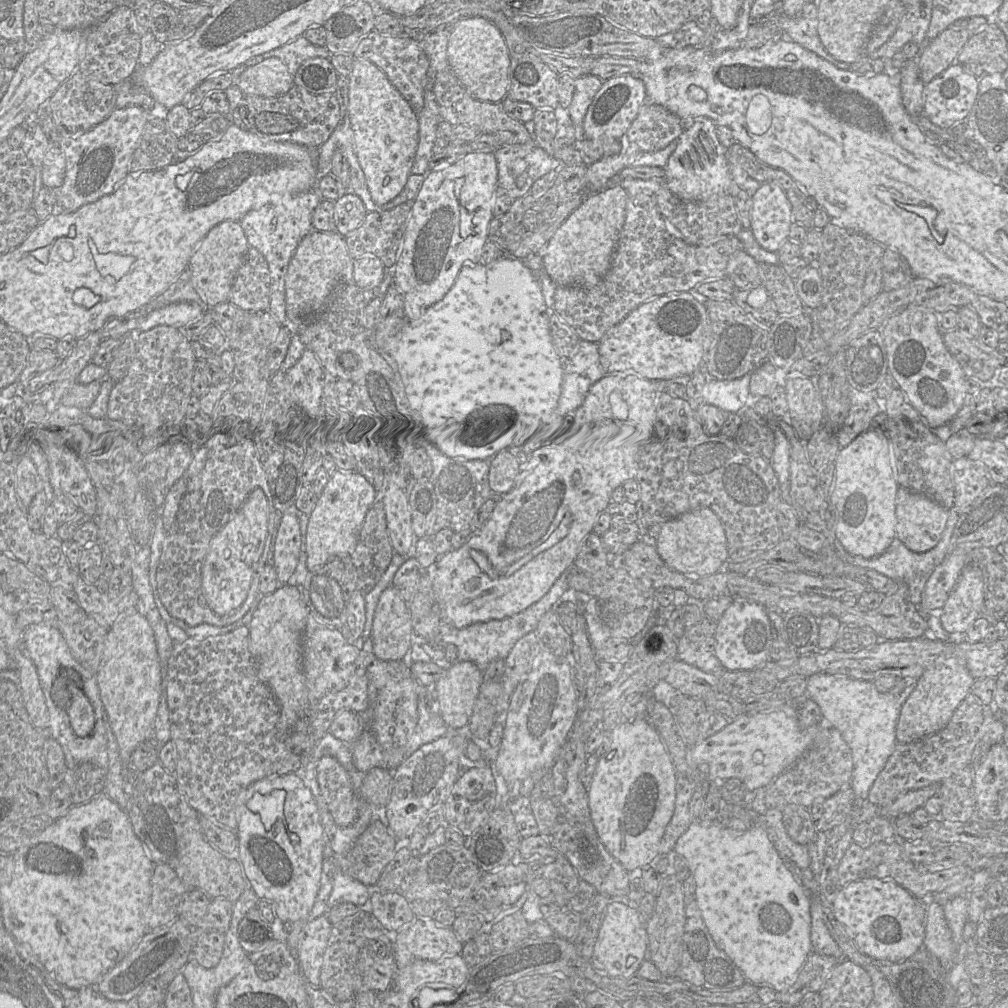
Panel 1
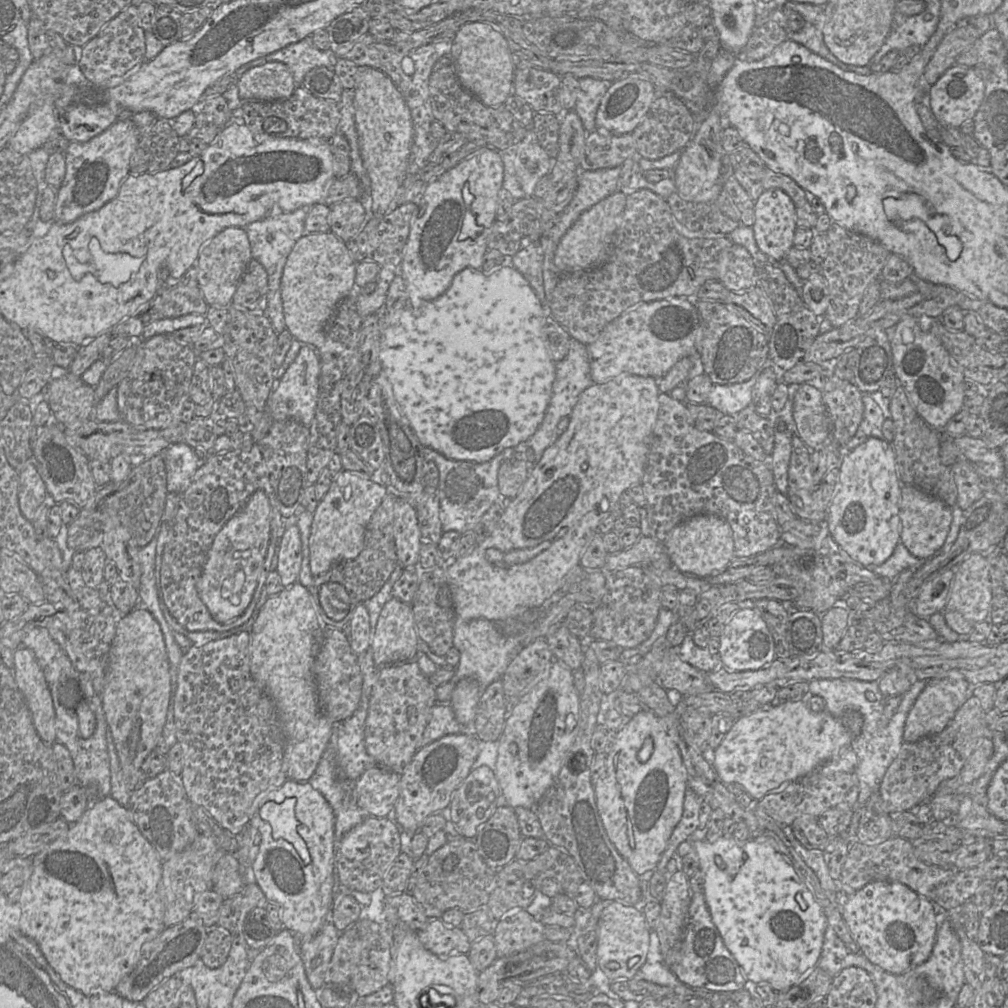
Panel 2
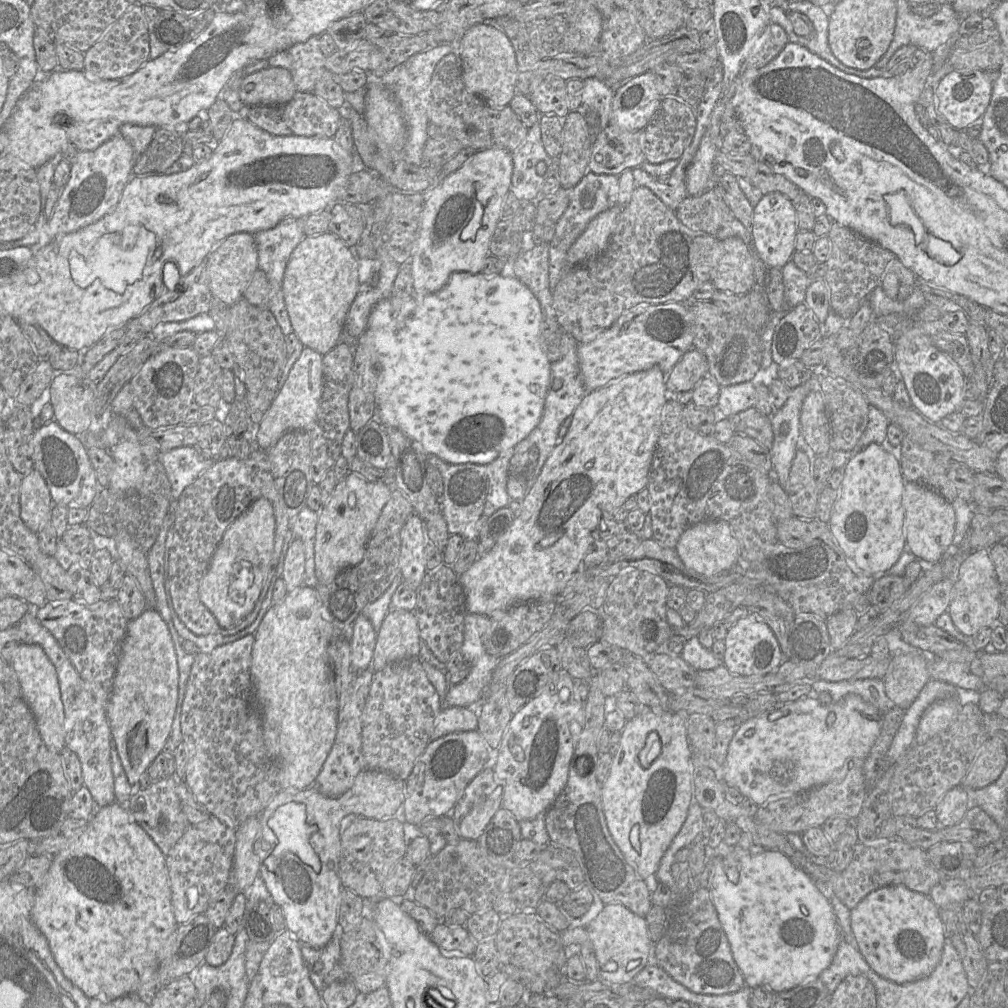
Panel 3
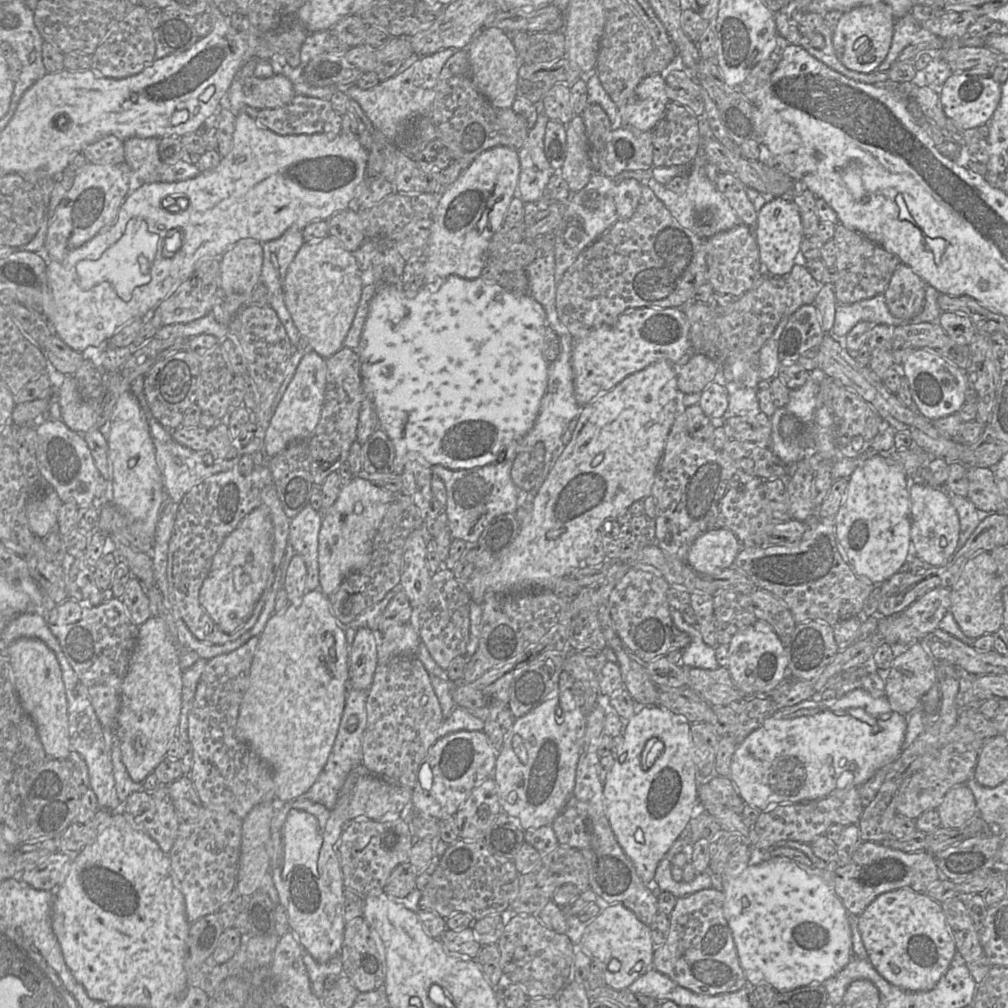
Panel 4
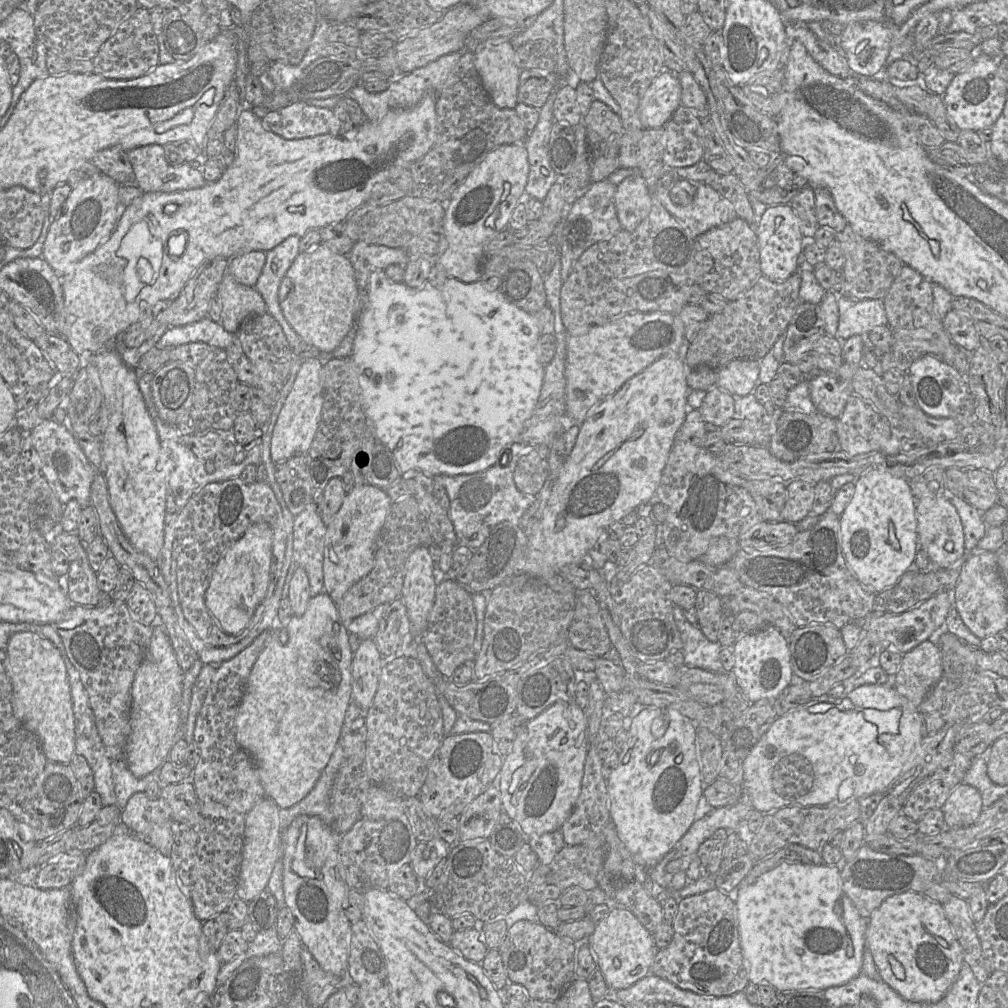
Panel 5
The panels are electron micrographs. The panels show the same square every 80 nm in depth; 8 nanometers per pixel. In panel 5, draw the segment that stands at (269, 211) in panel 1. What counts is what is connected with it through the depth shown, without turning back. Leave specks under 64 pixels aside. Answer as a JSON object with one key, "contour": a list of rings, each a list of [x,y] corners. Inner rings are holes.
{"contour":[[[292,235],[265,252],[266,261],[254,288],[261,294],[267,312],[280,324],[295,355],[301,354],[301,338],[286,320],[279,304],[279,287],[288,269],[300,253],[300,237]]]}

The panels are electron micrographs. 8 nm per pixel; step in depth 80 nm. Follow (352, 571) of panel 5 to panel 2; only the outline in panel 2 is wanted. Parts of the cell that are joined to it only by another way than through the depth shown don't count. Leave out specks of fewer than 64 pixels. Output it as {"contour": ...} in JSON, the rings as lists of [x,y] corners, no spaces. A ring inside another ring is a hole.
{"contour":[[[343,470],[333,477],[329,491],[313,513],[309,550],[314,577],[327,572],[335,563],[355,559],[361,553],[366,527],[387,494],[386,486],[360,473]]]}

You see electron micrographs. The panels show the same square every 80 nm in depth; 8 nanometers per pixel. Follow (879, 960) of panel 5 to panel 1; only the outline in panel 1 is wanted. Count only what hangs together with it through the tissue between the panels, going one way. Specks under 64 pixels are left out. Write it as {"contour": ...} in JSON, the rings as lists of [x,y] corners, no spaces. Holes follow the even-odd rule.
{"contour":[[[878,878],[852,881],[843,886],[838,892],[832,903],[832,911],[835,920],[854,941],[858,950],[869,957],[896,963],[911,959],[923,947],[926,906],[895,881]]]}

